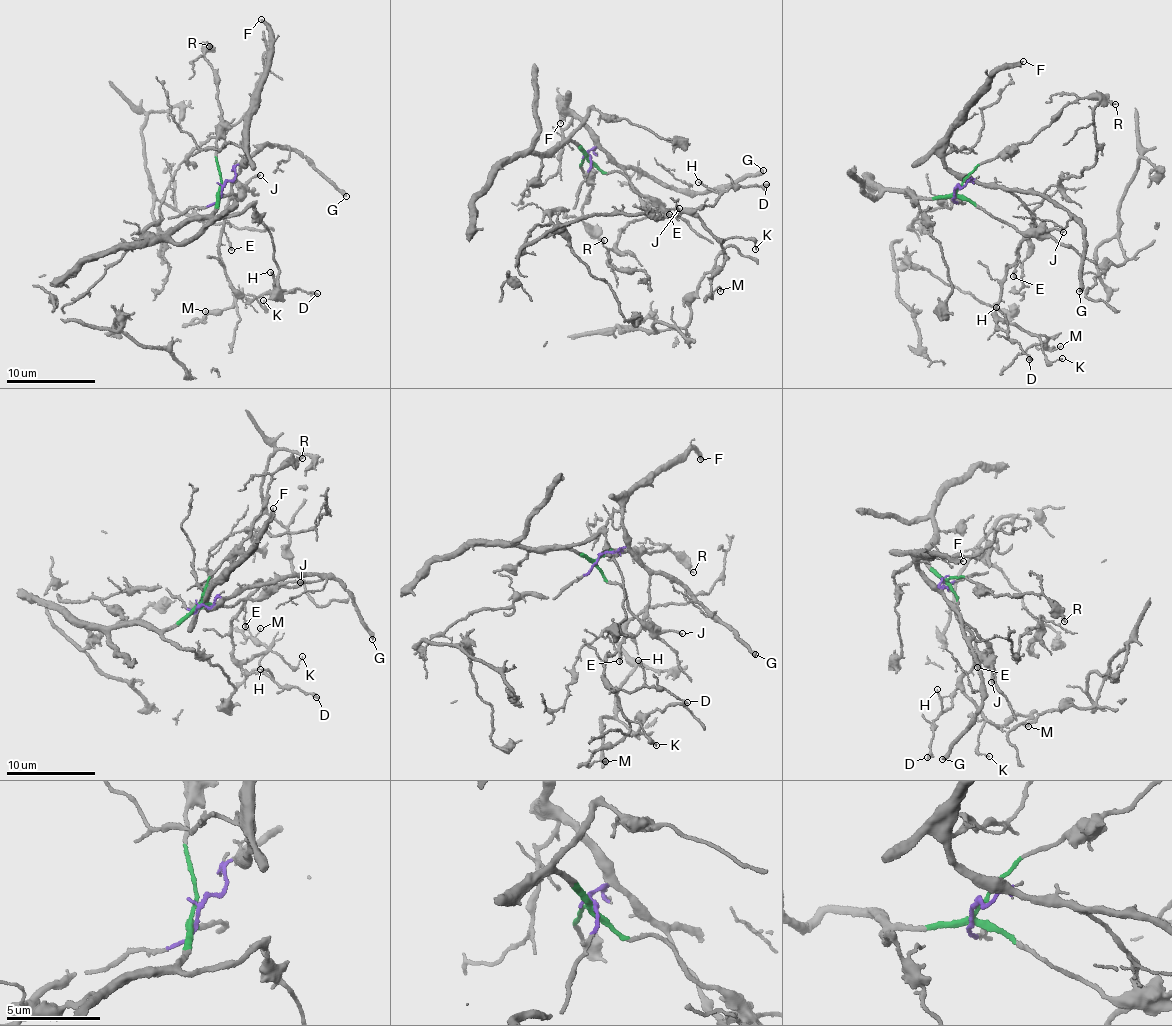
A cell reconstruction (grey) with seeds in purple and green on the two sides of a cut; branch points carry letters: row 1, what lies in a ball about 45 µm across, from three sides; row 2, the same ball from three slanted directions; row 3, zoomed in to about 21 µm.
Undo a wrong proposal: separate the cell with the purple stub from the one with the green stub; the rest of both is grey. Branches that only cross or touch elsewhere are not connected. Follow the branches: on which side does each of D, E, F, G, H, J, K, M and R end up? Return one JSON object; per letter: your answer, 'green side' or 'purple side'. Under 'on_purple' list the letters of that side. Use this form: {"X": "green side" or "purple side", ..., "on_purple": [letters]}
{"D": "purple side", "E": "purple side", "F": "purple side", "G": "purple side", "H": "purple side", "J": "green side", "K": "purple side", "M": "purple side", "R": "green side", "on_purple": ["D", "E", "F", "G", "H", "K", "M"]}

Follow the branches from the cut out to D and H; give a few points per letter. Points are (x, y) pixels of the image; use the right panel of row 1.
D: (957, 186), (999, 184), (1031, 215), (1033, 235), (1019, 244), (997, 308), (998, 328), (1029, 360)
H: (957, 186), (999, 184), (1031, 215), (1033, 235), (1019, 244), (997, 308), (998, 328), (1009, 332), (995, 306)

